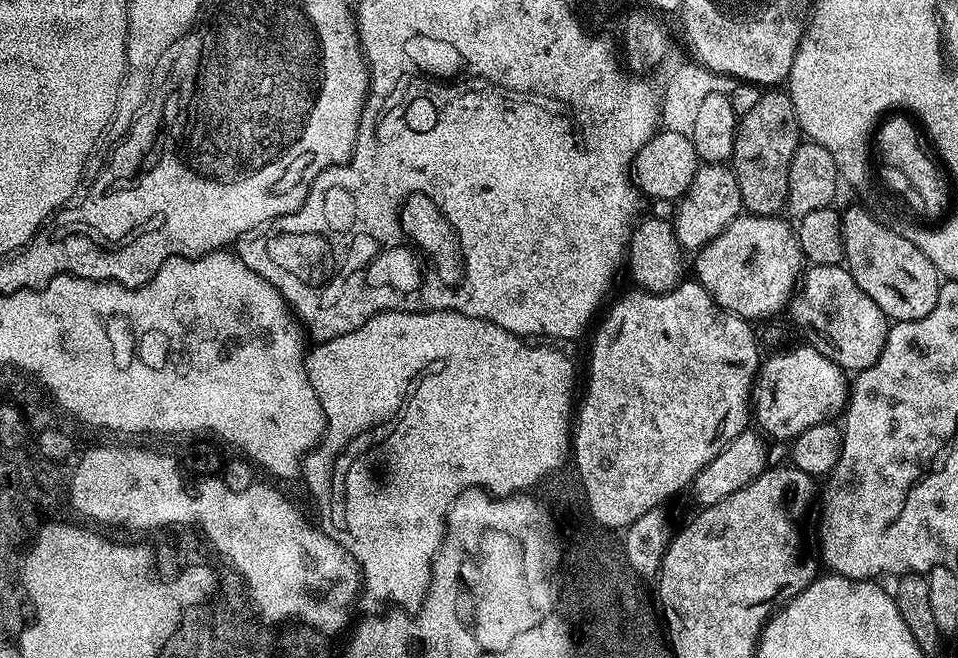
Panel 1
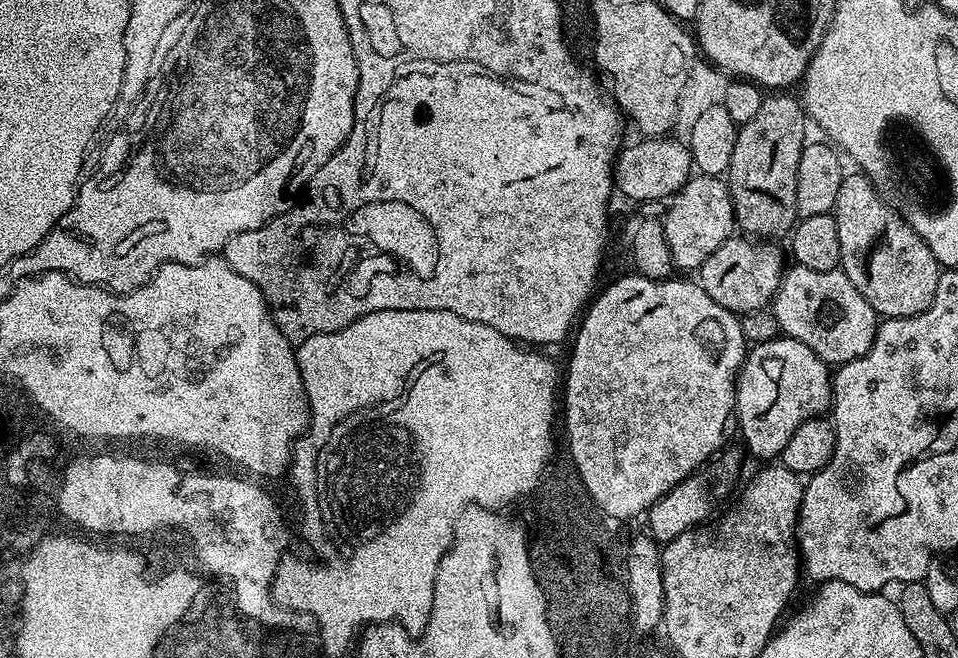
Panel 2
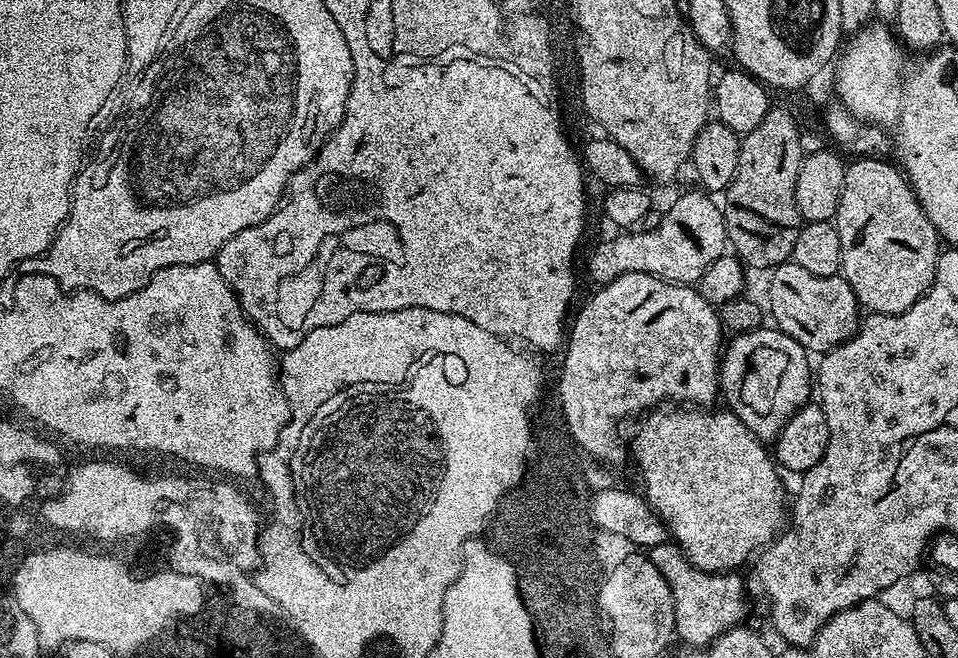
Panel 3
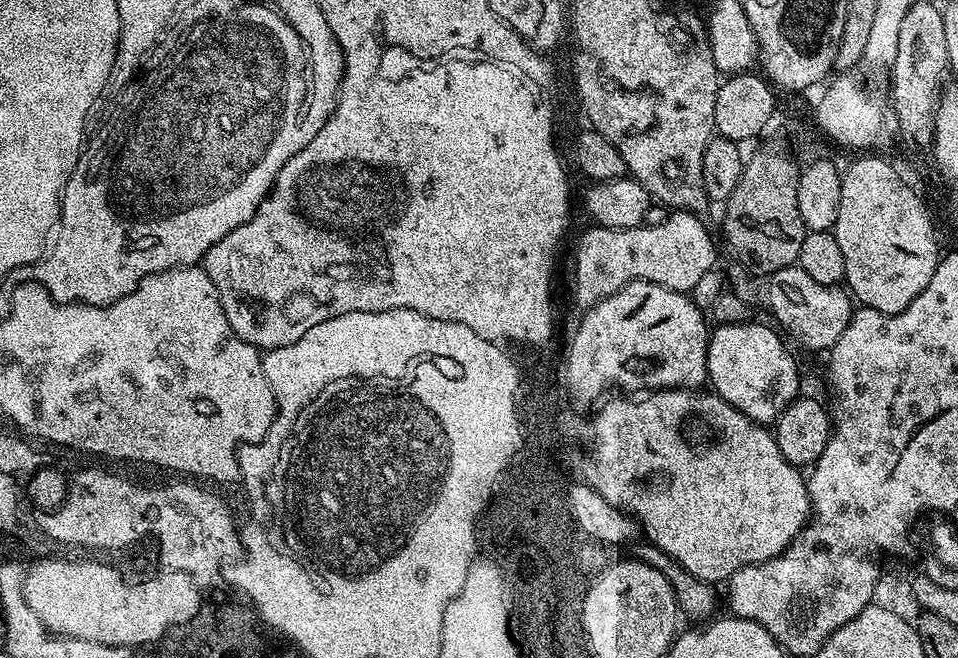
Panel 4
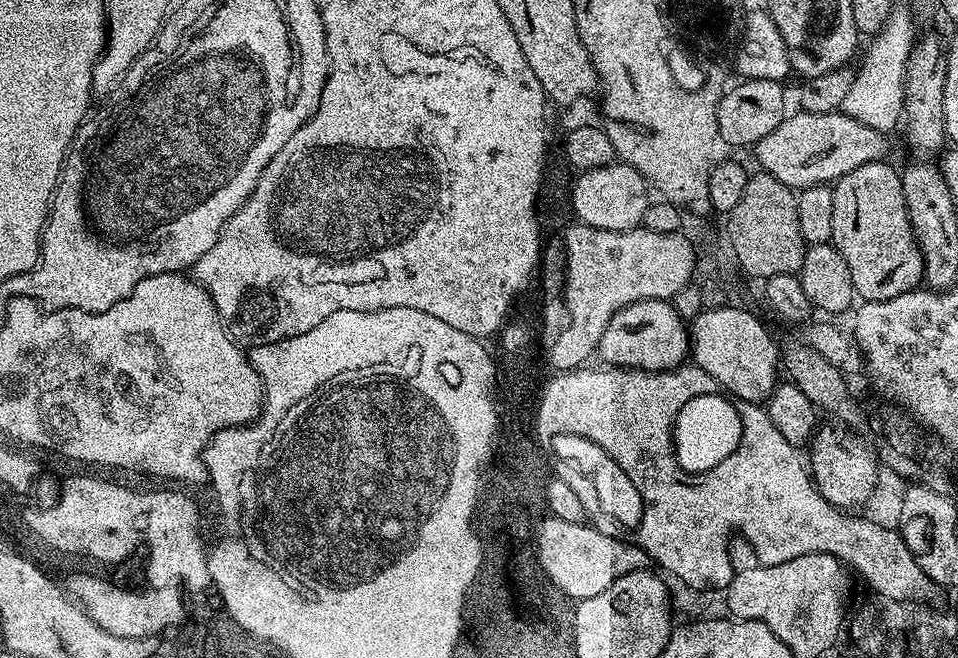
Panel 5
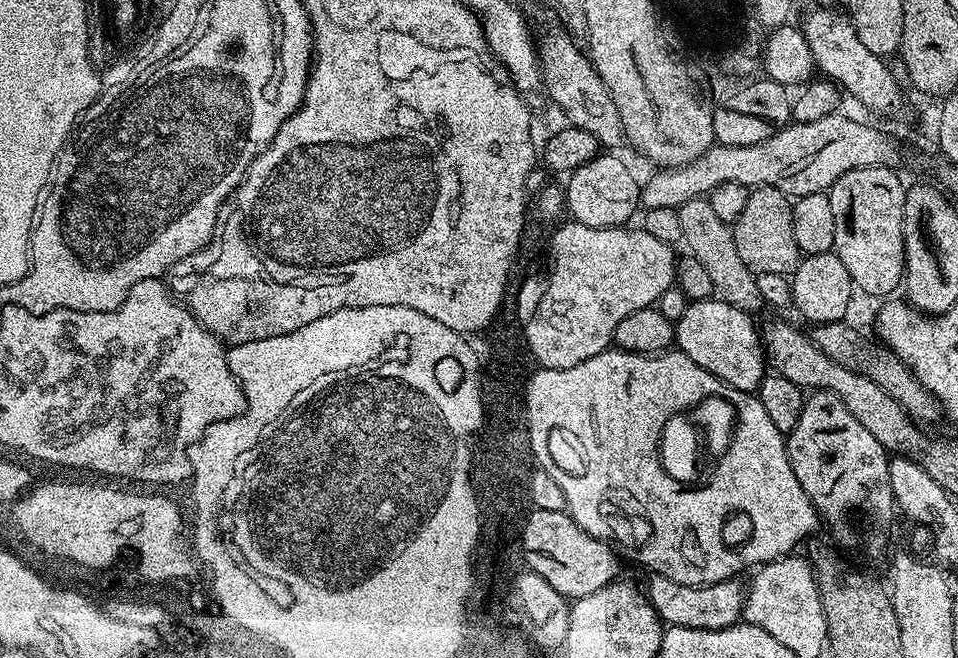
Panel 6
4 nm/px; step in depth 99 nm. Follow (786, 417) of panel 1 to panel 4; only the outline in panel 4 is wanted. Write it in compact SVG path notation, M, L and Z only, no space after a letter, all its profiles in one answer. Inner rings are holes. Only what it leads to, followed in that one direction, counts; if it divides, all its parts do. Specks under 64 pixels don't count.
M752 323L722 324L711 329L708 337L708 380L716 395L730 402L730 406L756 423L768 426L791 400L797 399L801 391L800 372L796 369L795 358L780 341L781 333L775 327Z

